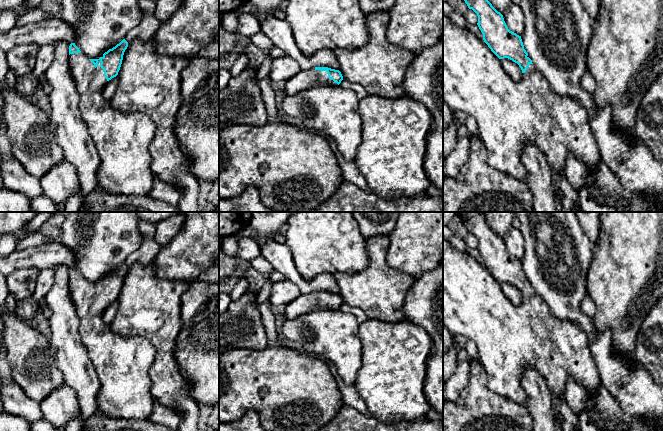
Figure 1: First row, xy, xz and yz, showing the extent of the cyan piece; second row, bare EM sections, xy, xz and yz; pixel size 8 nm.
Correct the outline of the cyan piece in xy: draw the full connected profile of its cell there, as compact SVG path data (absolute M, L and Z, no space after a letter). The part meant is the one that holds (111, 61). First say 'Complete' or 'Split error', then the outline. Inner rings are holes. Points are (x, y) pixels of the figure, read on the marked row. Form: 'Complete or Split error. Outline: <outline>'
Split error. Outline: M123 39L115 47L105 52L99 59L89 59L79 50L75 43L71 43L69 46L69 70L72 73L72 78L80 97L79 110L81 117L86 123L88 132L101 159L97 170L99 187L112 194L143 196L149 195L153 187L152 157L149 145L155 135L155 124L142 112L123 113L115 109L111 102L104 98L102 93L106 83L118 75L127 47L128 42Z

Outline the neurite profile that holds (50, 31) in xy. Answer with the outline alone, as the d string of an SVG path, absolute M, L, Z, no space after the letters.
M57 18L39 23L15 25L6 33L0 32L0 50L7 52L23 44L54 45L60 42L73 43L75 29Z

